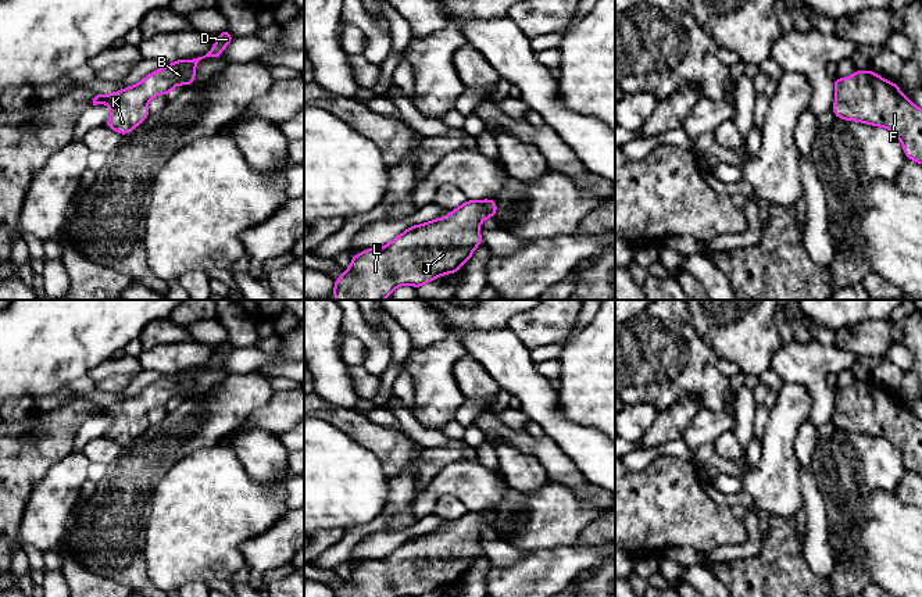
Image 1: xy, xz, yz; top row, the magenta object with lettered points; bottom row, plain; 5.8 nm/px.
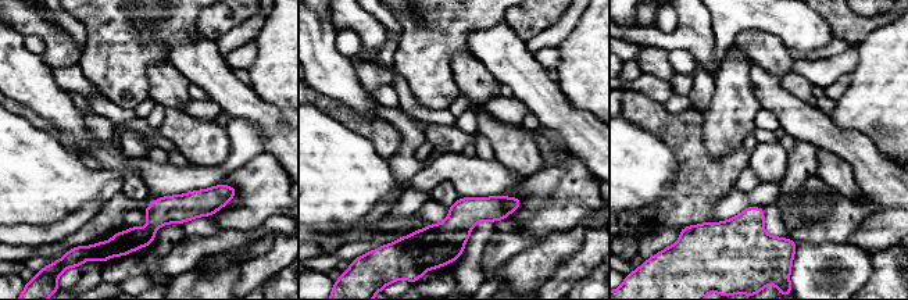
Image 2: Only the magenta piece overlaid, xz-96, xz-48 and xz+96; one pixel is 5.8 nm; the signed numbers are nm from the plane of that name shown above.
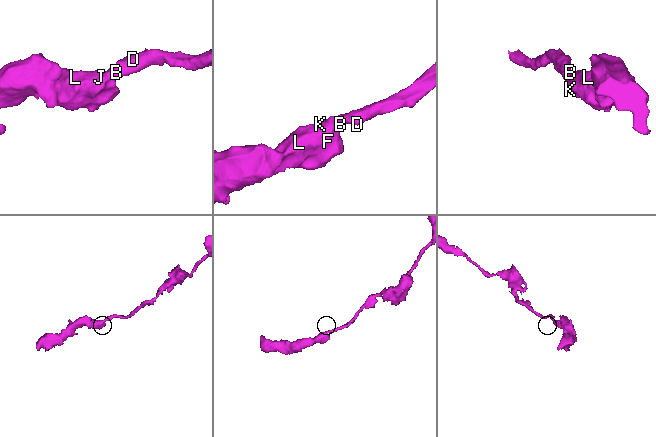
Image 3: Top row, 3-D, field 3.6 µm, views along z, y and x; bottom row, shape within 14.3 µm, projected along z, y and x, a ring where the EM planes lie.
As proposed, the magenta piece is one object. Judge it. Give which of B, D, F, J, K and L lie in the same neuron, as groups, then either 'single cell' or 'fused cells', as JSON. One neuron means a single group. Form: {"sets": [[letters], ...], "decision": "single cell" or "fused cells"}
{"sets": [["B", "D", "F", "J", "K", "L"]], "decision": "single cell"}

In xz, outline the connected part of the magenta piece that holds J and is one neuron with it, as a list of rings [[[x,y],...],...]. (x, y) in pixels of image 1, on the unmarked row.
[[[494,510],[487,511],[467,511],[460,518],[450,522],[449,528],[437,529],[421,536],[414,536],[394,548],[389,555],[379,560],[365,560],[360,565],[351,568],[351,576],[343,586],[335,590],[335,597],[424,597],[428,593],[437,590],[446,585],[457,585],[458,580],[468,572],[473,561],[485,551],[478,539],[485,529],[493,529],[497,523]]]

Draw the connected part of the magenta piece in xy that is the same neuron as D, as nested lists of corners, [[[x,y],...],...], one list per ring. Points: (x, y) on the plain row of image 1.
[[[228,340],[219,343],[217,353],[206,367],[171,372],[168,378],[149,385],[133,397],[112,405],[97,405],[93,410],[93,417],[108,415],[112,418],[112,425],[104,433],[104,437],[117,442],[122,447],[128,446],[150,426],[147,414],[151,408],[171,405],[175,396],[192,397],[196,387],[196,375],[206,368],[219,368],[233,350]]]

